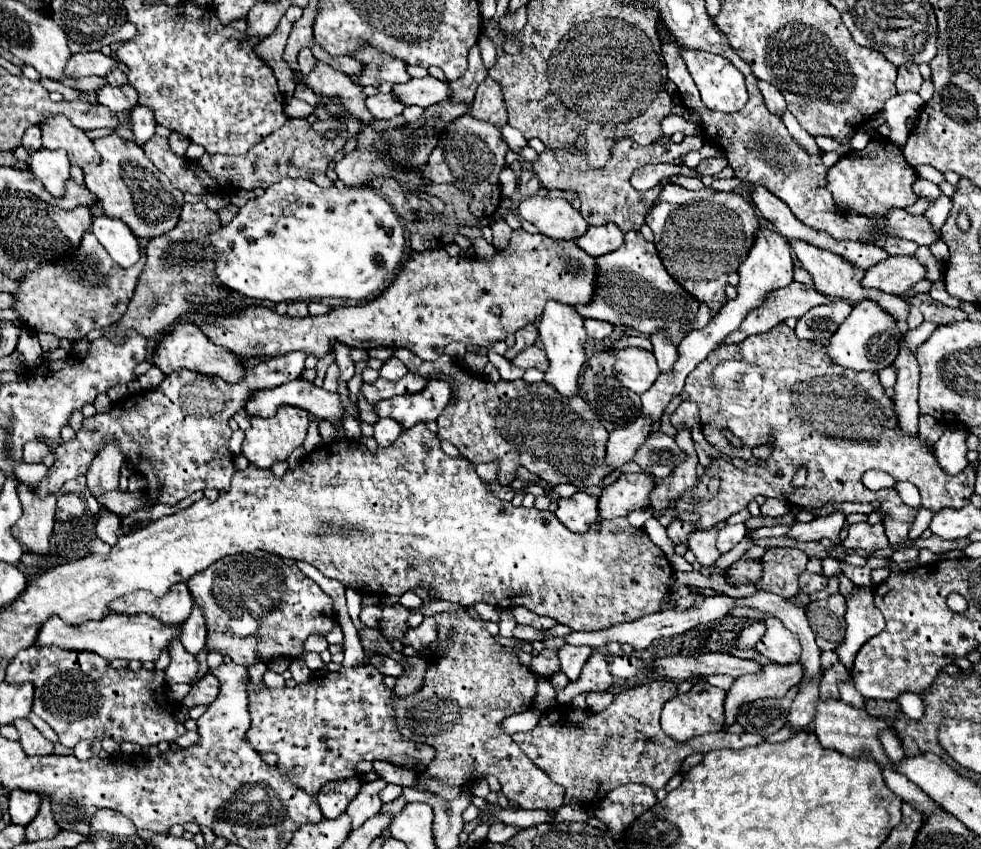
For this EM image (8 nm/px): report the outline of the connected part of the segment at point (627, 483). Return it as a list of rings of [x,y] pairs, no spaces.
[[[626,473],[620,475],[618,481],[610,487],[604,487],[598,503],[598,511],[602,519],[626,517],[634,509],[650,507],[650,491],[654,489],[654,481],[646,473]]]

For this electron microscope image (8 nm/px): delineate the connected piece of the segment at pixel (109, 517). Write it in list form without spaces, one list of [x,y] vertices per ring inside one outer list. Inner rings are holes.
[[[108,509],[100,511],[100,519],[96,523],[96,535],[110,547],[118,543],[118,531],[120,531],[120,517]]]

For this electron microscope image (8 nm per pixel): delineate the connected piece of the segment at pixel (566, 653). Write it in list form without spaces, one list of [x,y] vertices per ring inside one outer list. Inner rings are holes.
[[[564,645],[560,649],[560,667],[568,675],[570,681],[576,681],[580,677],[580,671],[590,657],[592,649],[590,647],[574,647],[574,645]]]

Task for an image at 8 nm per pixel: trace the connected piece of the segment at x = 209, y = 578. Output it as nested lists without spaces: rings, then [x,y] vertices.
[[[266,551],[224,557],[222,561],[216,561],[208,569],[204,569],[202,573],[190,577],[188,589],[196,605],[202,609],[208,629],[208,647],[214,647],[214,651],[222,655],[230,655],[234,663],[244,667],[268,663],[274,657],[294,659],[304,651],[304,641],[308,635],[326,635],[332,629],[332,599],[298,567],[288,567],[278,555],[270,555]]]

